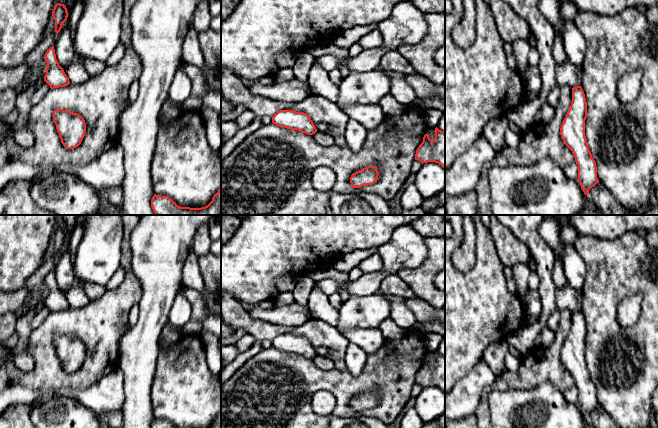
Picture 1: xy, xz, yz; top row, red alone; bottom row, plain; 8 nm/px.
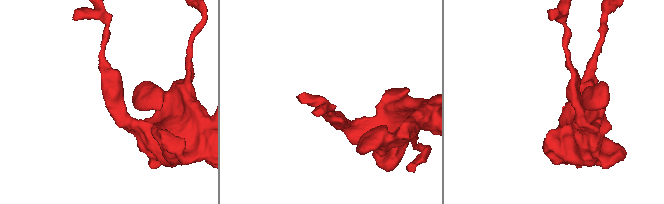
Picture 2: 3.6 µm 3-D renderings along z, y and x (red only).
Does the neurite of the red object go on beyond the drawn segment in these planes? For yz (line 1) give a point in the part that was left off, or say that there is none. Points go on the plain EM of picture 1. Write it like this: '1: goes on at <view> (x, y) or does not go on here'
1: does not go on here

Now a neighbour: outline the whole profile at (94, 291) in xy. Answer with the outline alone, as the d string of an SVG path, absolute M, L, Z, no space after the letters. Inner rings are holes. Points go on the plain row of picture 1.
M75 280L75 283L85 291L90 301L100 298L106 291L106 287L95 283L82 282L79 280Z

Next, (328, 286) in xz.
M330 278L316 282L315 286L317 286L319 290L321 290L327 296L339 291L339 284Z

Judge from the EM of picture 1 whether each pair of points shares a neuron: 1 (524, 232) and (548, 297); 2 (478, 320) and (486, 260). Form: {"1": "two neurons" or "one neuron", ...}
{"1": "one neuron", "2": "one neuron"}

